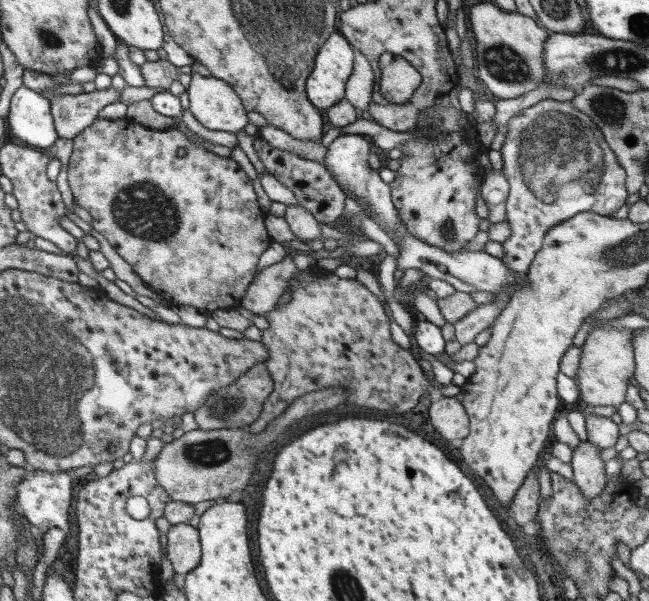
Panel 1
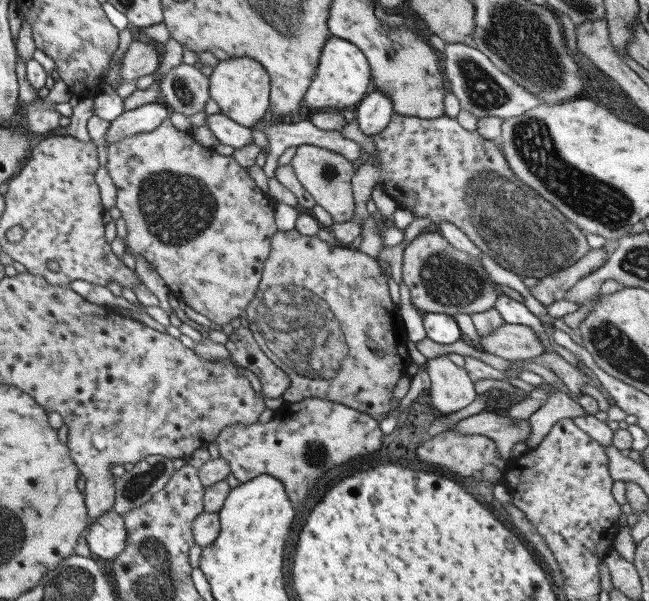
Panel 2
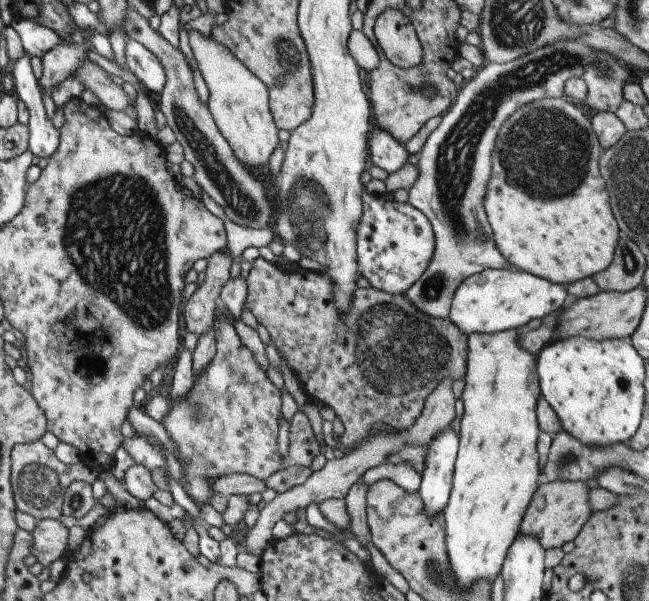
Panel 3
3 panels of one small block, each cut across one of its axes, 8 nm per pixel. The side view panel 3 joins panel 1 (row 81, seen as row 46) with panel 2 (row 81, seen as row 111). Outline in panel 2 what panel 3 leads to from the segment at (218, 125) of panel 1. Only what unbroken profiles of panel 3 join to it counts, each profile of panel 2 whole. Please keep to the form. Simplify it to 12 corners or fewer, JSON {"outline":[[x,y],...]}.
{"outline":[[249,57],[220,61],[209,96],[252,129],[266,116],[270,78]]}

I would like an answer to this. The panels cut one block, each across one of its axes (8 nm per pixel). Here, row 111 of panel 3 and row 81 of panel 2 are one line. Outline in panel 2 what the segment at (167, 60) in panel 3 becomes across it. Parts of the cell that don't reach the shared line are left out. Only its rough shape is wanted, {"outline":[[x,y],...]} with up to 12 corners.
{"outline":[[183,62],[164,76],[160,90],[186,117],[204,111],[209,78]]}

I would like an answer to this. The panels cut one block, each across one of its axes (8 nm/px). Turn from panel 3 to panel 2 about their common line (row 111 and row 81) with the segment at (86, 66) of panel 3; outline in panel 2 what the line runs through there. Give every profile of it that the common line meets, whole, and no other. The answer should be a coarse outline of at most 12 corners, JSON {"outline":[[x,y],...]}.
{"outline":[[133,40],[119,78],[135,82],[159,68],[155,46]]}

